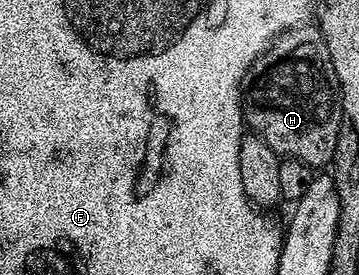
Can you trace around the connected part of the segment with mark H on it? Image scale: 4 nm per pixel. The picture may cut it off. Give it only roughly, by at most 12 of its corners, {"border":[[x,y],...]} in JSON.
{"border":[[319,27],[249,66],[242,115],[277,156],[333,163],[340,87]]}

